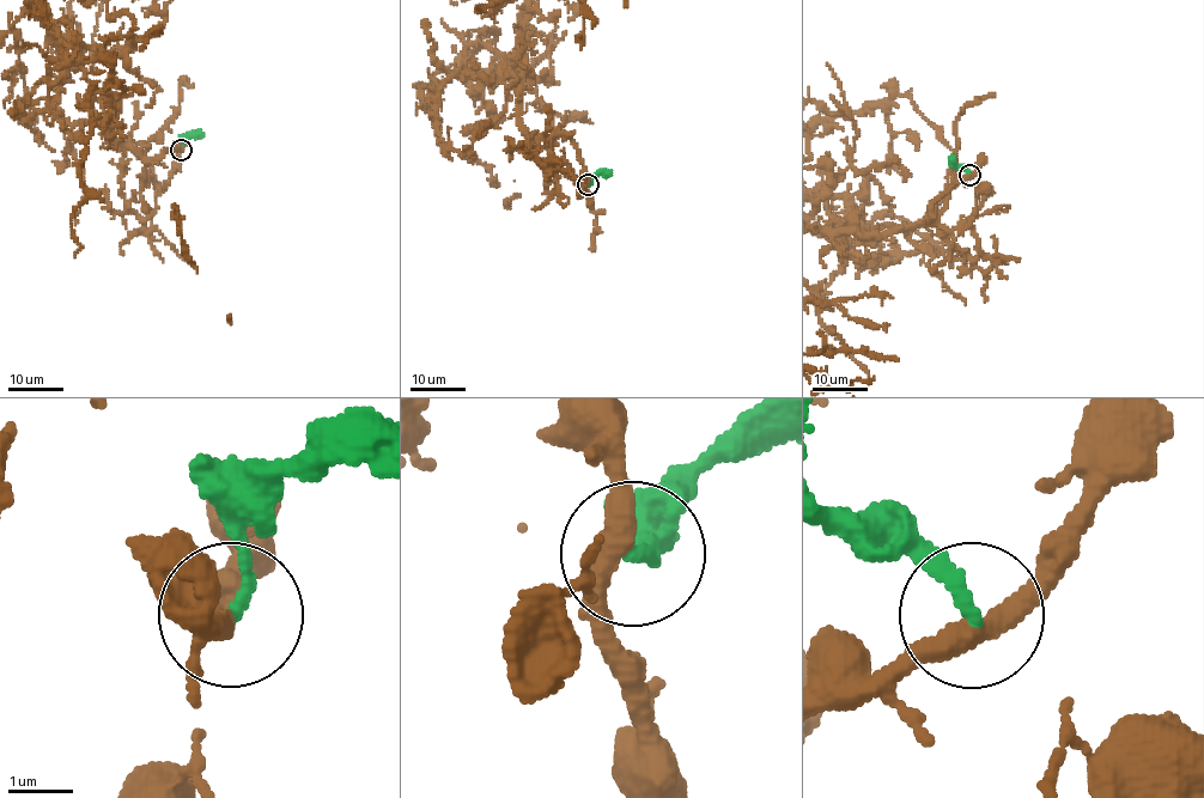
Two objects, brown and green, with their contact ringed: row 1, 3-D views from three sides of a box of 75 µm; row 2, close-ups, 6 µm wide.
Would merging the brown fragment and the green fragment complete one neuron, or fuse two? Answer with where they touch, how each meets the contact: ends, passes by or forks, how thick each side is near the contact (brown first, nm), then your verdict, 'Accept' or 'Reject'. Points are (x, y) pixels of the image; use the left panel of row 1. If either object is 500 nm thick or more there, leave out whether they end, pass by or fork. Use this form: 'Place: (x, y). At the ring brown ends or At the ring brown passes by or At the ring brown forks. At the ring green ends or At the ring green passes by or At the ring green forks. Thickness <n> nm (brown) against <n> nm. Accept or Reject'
Place: (181, 150). At the ring brown passes by. At the ring green ends. Thickness 380 nm (brown) against 200 nm. Reject

